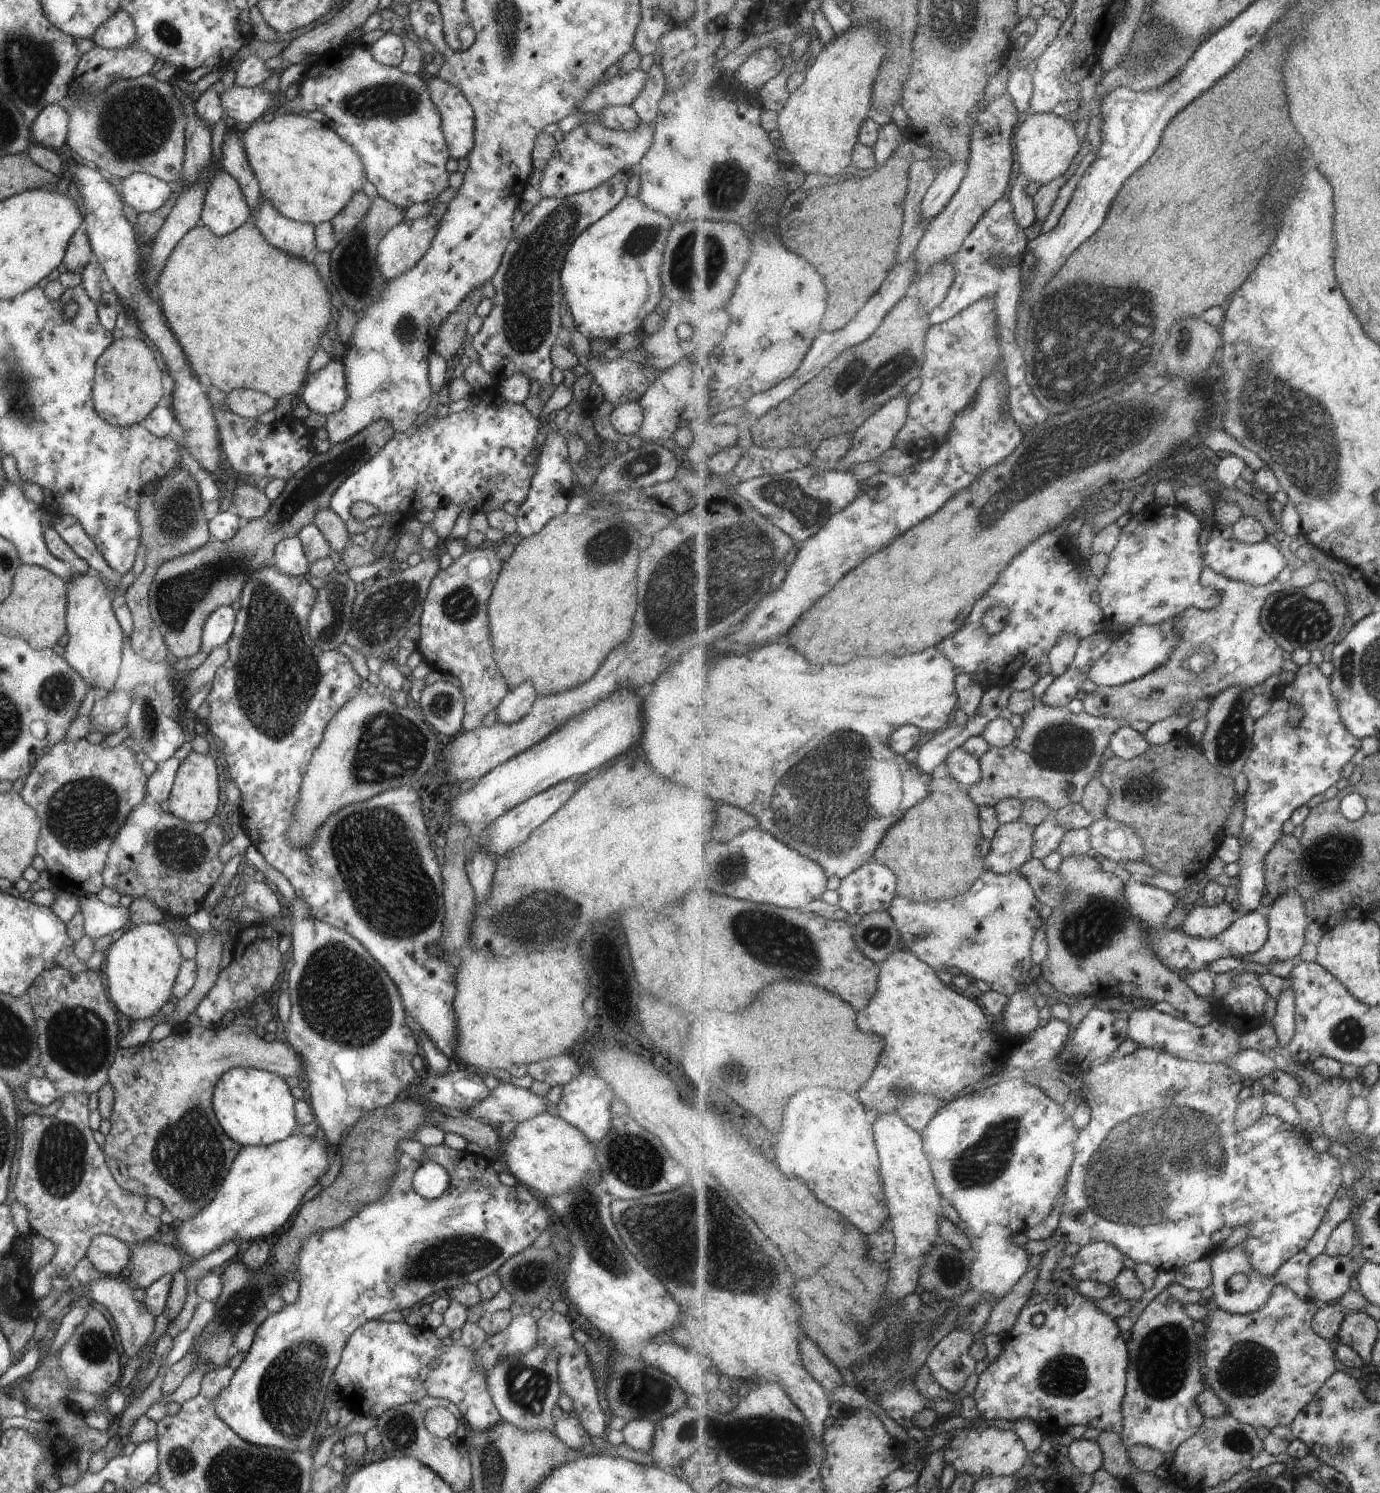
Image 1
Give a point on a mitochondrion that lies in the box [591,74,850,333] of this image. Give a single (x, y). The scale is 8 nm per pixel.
(703, 259)

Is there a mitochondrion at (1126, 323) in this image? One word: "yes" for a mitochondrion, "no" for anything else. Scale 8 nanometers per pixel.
yes

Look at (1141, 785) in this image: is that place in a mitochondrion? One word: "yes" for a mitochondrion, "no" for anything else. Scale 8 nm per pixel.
yes

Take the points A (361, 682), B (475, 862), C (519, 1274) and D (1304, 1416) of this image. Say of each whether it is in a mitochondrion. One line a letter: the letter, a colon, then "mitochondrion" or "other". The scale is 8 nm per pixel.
A: other
B: other
C: mitochondrion
D: other

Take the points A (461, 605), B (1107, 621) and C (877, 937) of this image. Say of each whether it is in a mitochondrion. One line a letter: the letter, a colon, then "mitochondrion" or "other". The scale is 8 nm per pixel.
A: mitochondrion
B: other
C: mitochondrion

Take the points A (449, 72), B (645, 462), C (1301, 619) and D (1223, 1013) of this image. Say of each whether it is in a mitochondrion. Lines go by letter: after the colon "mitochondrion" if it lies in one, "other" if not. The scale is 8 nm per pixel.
A: other
B: mitochondrion
C: mitochondrion
D: other

